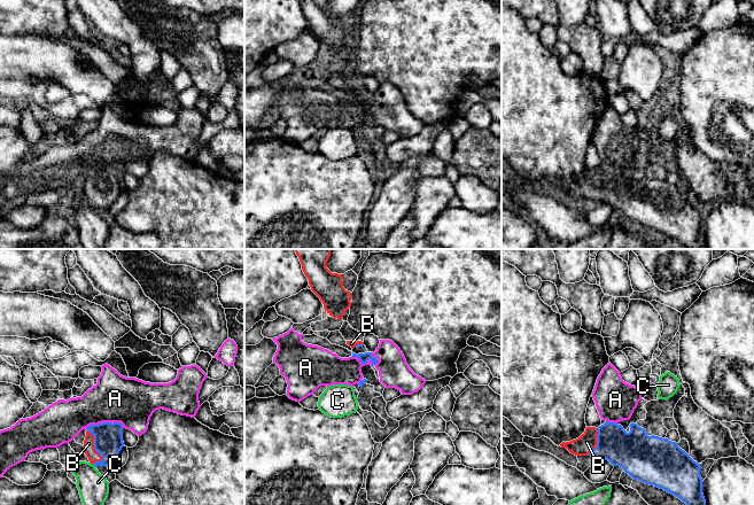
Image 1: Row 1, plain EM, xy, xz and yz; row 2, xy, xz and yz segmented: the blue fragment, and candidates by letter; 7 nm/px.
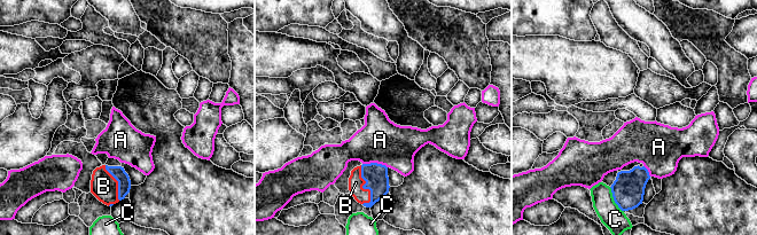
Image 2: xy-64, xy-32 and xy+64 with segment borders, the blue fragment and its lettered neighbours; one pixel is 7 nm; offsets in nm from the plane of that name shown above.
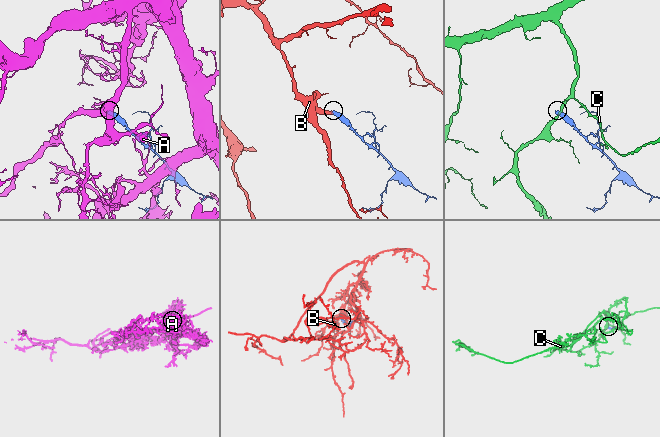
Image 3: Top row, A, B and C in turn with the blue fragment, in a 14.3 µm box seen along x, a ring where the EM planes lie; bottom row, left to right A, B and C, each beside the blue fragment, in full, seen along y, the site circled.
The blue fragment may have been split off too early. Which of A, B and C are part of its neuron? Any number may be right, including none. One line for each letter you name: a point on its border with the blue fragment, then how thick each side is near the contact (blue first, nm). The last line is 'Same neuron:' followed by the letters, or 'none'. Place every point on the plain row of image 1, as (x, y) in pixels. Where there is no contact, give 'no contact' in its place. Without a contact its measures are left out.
B: meets blue in xy at (94, 188); 200 nm thick on the blue side, 80 nm on the other
Same neuron: B

